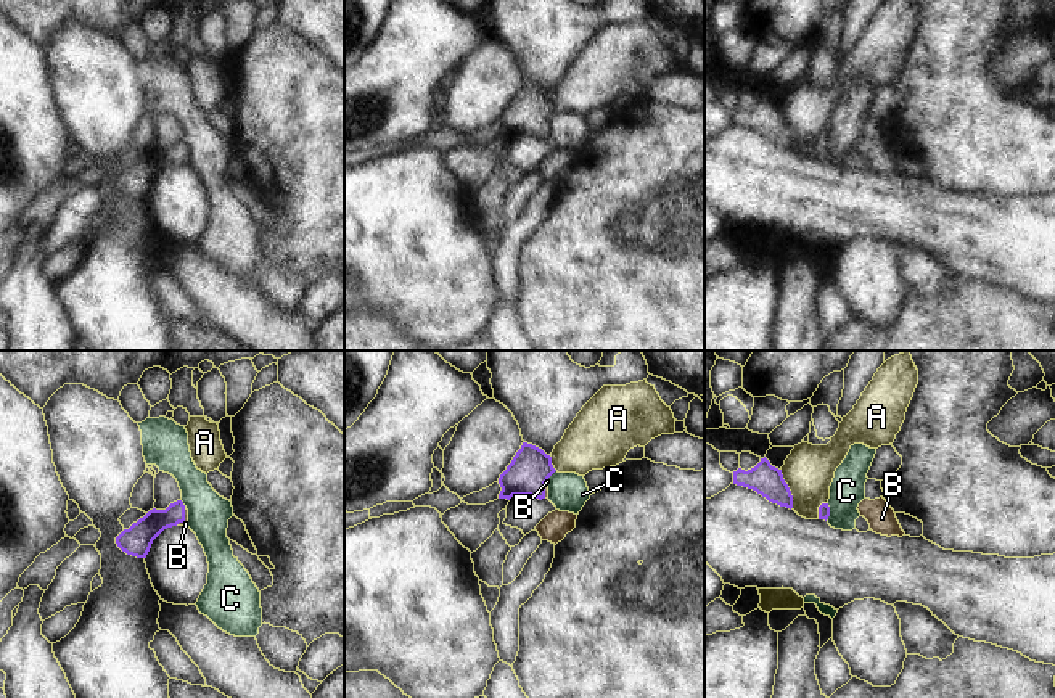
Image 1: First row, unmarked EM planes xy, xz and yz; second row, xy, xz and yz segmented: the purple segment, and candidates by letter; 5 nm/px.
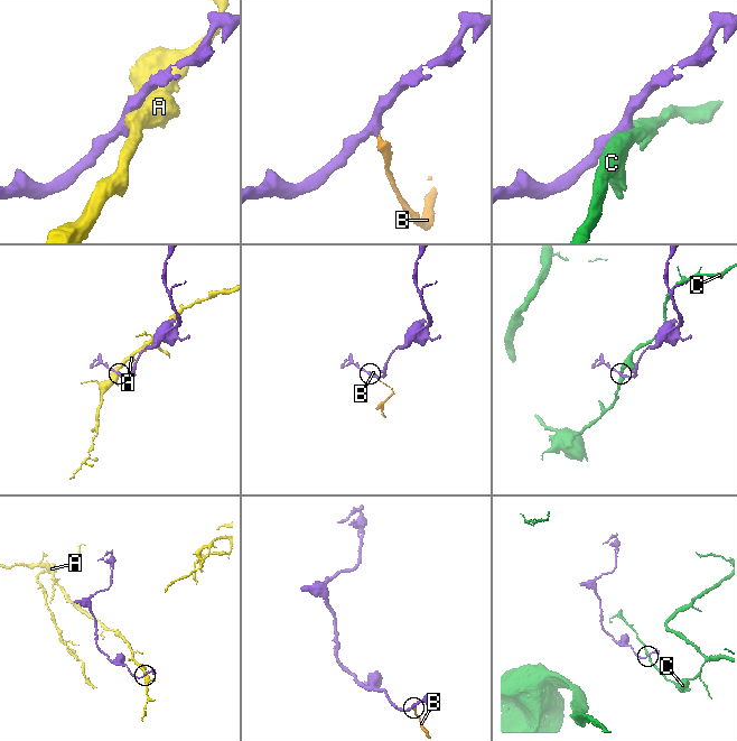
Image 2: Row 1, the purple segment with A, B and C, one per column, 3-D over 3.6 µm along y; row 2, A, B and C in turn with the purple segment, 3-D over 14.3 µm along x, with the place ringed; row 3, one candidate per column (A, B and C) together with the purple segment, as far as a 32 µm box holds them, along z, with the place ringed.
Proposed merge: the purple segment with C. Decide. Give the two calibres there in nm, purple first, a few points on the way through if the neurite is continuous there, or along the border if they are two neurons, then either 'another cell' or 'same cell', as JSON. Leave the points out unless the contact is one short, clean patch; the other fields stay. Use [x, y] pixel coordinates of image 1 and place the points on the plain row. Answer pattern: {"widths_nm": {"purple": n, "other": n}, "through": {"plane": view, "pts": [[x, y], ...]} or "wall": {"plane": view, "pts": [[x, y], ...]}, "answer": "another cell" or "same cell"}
{"widths_nm": {"purple": 60, "other": 180}, "wall": {"plane": "yz", "pts": [[827, 142], [829, 156], [825, 160]]}, "answer": "another cell"}

